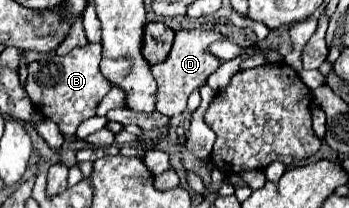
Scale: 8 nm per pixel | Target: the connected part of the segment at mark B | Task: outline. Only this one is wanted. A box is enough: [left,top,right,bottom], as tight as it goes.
[27,42,111,136]

